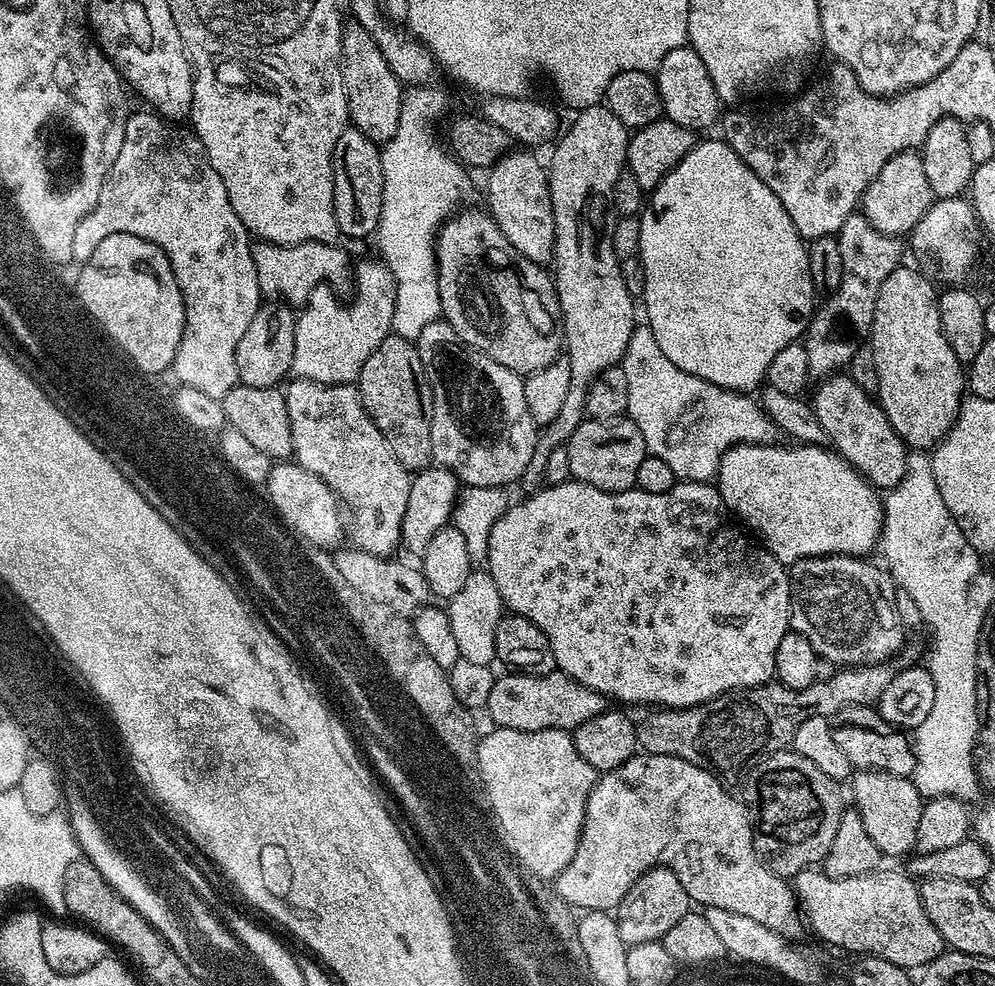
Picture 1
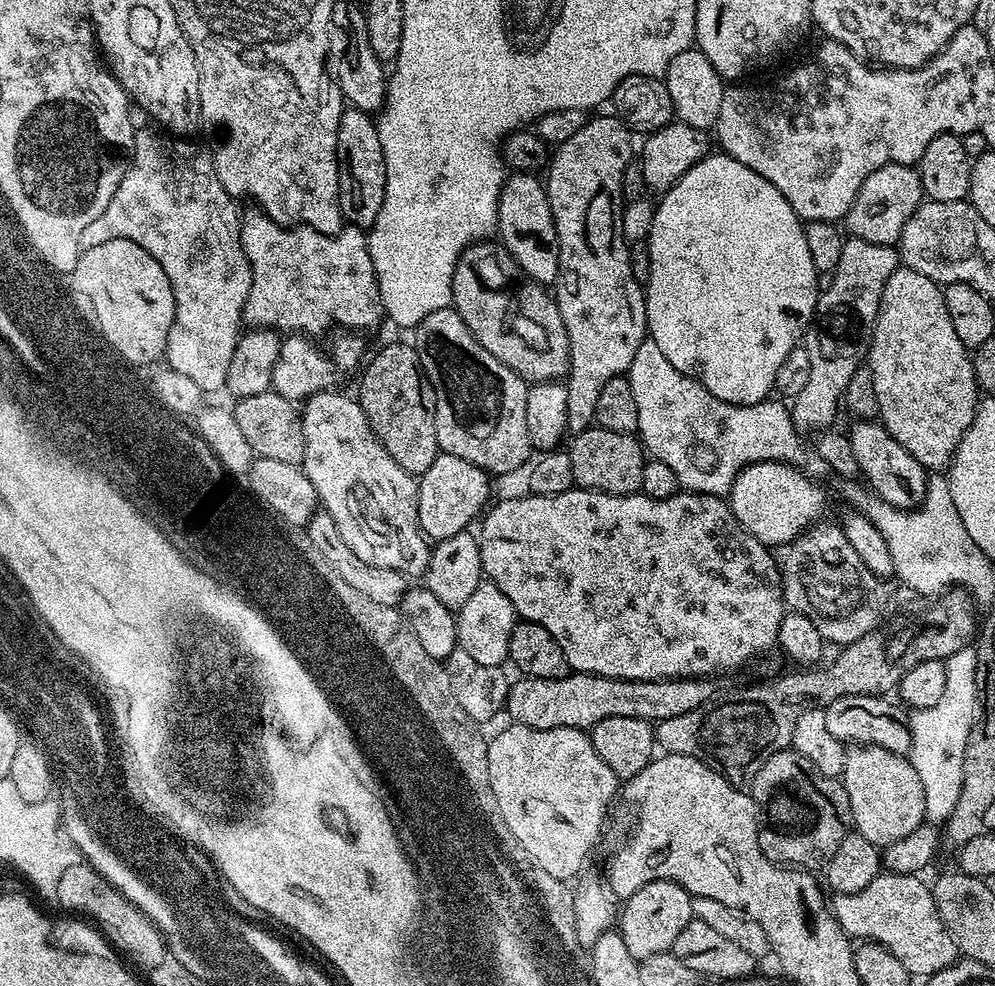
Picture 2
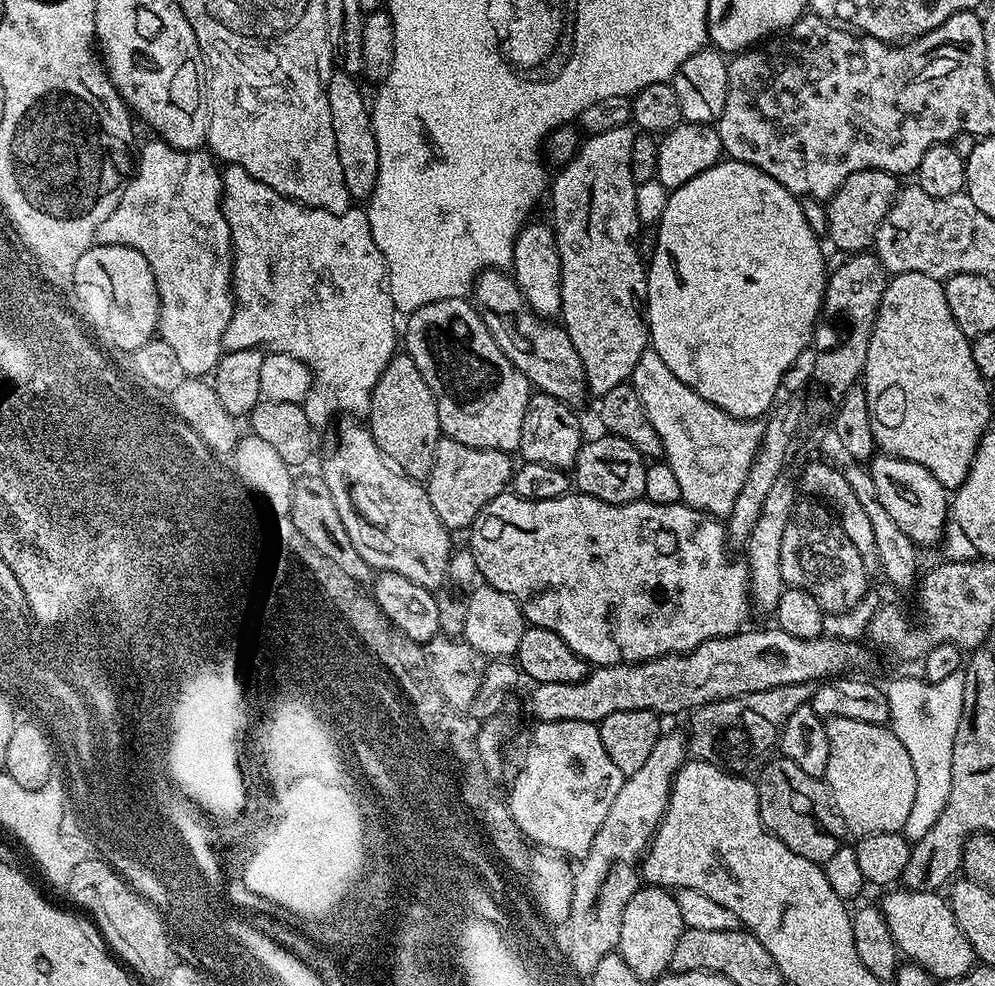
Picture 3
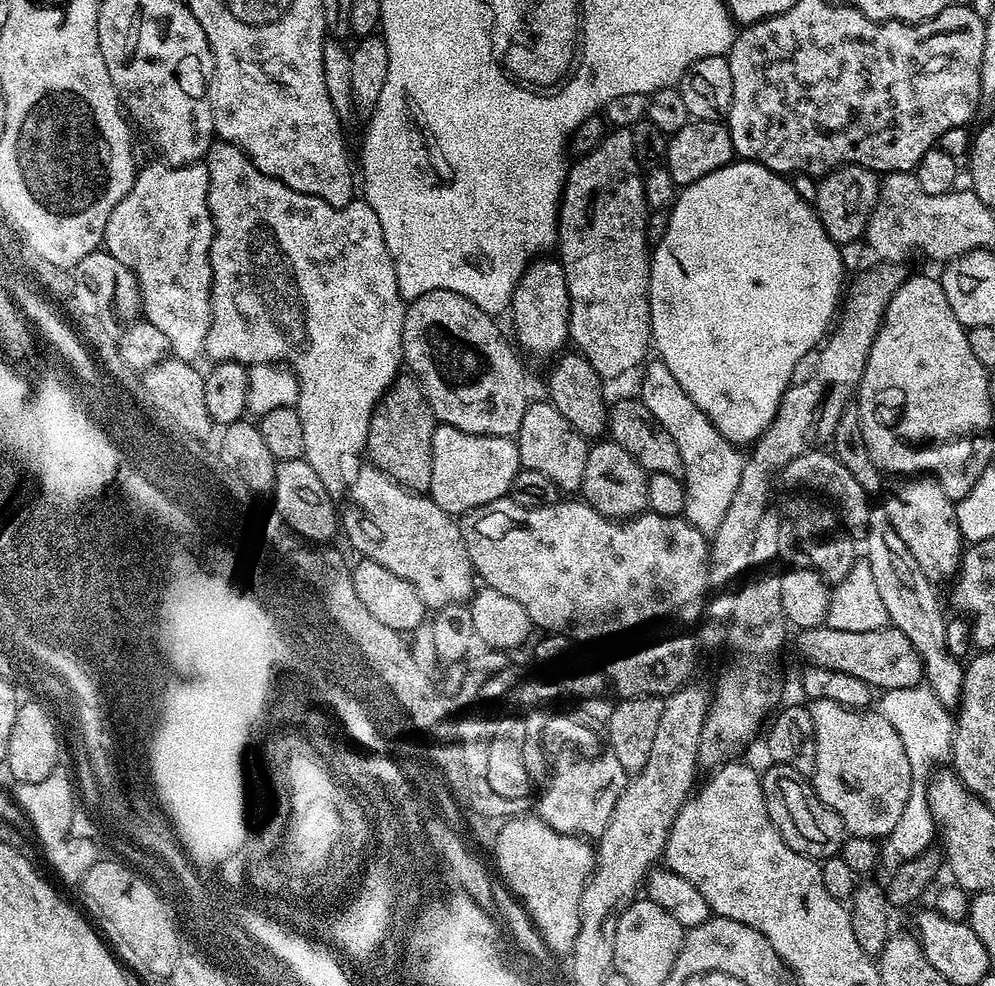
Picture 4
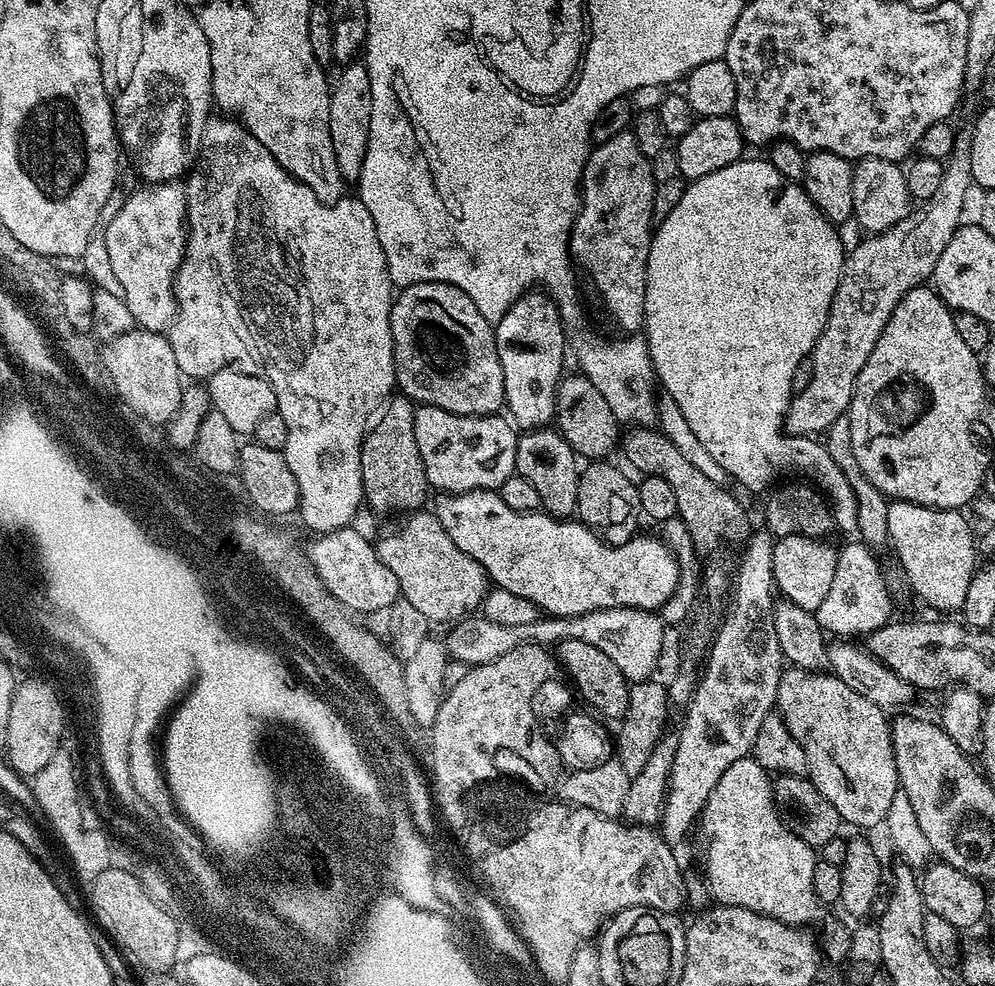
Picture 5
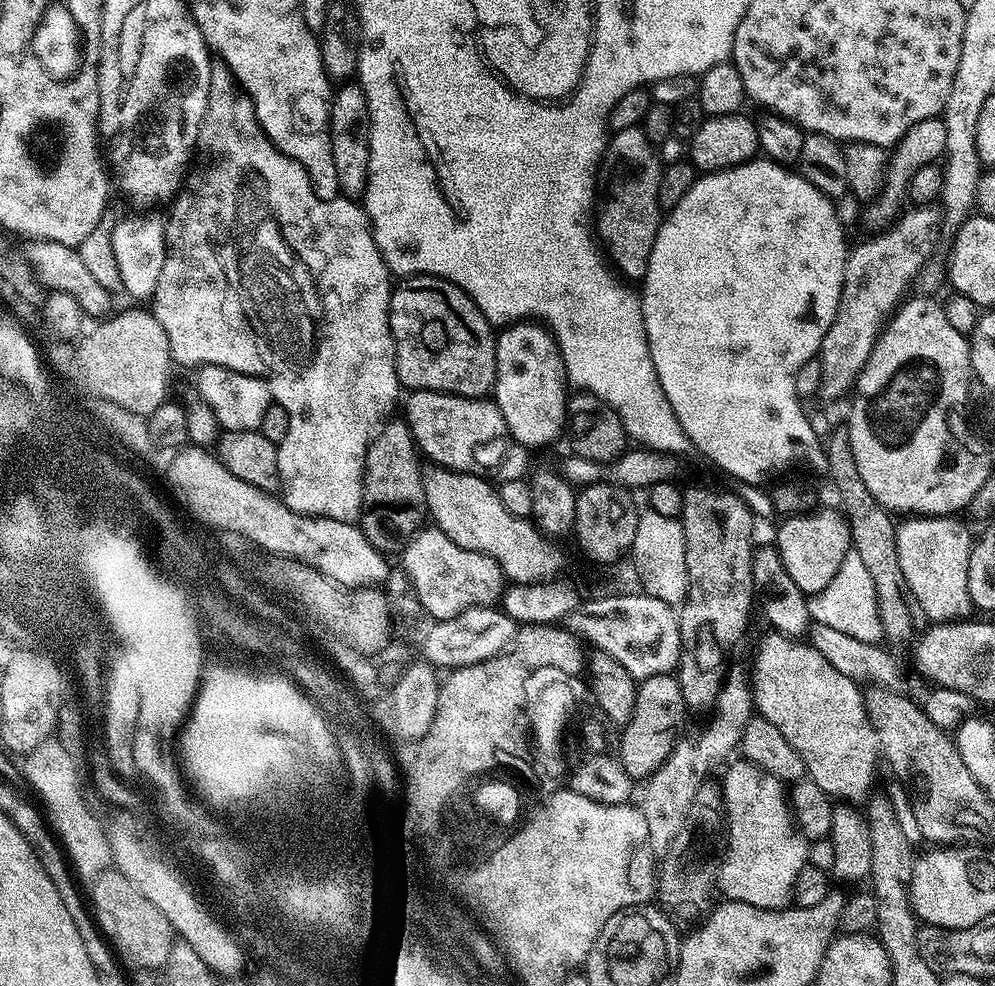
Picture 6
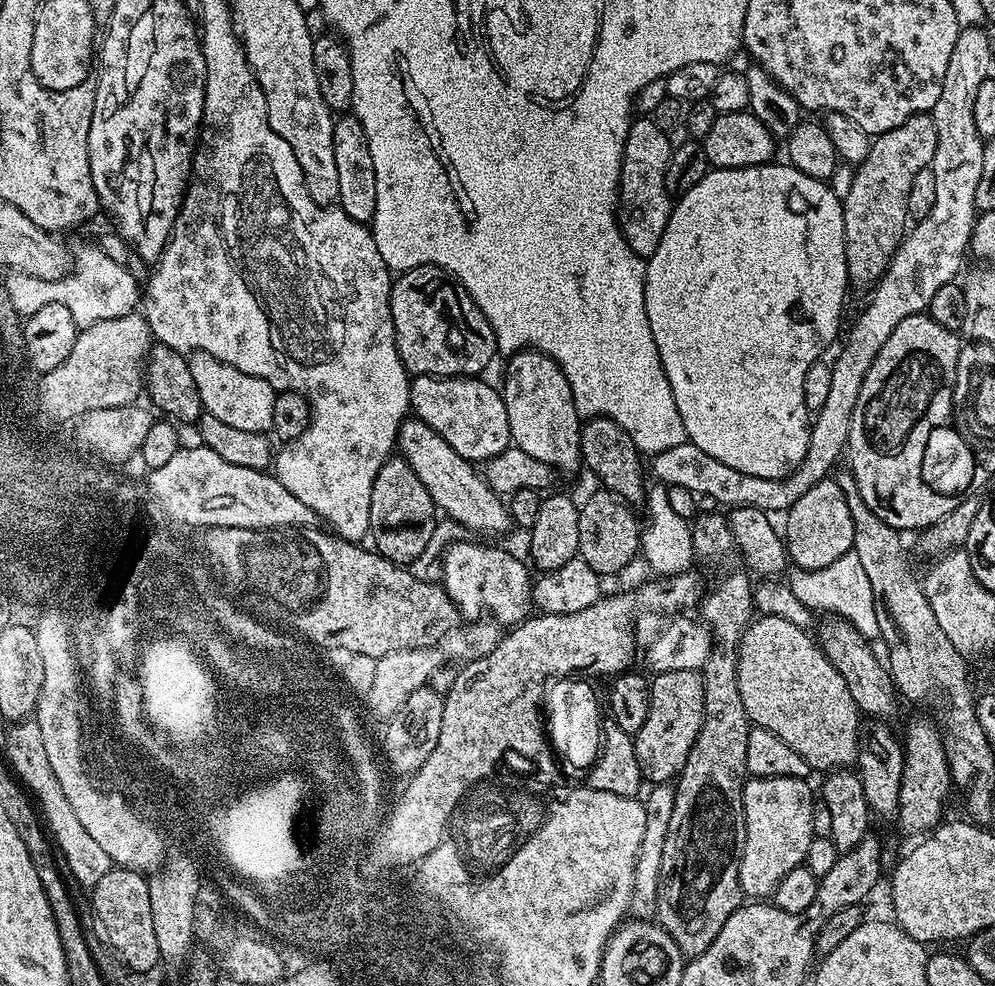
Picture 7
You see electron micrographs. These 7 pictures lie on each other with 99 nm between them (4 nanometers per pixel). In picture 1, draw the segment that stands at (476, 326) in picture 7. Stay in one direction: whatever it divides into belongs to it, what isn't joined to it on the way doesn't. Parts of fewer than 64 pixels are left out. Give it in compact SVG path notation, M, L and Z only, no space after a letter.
M443 318L432 320L414 343L418 358L422 358L428 389L432 391L432 460L439 467L451 470L457 481L469 488L515 485L526 470L527 459L516 460L512 448L534 432L523 379L483 352L463 344Z

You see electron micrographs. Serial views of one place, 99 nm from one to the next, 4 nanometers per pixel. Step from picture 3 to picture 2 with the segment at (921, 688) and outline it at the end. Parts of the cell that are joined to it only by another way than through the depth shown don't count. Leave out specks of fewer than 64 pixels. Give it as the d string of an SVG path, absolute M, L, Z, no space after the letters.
M965 646L946 660L946 690L942 698L929 708L917 708L907 721L912 735L910 759L918 778L922 778L922 794L926 794L924 819L936 826L947 821L960 796L960 778L964 771L964 755L968 735L976 725L978 693L976 691L976 650Z

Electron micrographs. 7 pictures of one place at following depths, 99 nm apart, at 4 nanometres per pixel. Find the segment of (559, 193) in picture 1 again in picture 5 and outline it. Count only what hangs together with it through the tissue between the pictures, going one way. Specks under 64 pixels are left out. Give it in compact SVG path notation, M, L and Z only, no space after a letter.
M629 130L614 134L606 142L596 144L588 156L584 167L584 178L580 194L580 213L572 224L572 238L569 244L575 267L588 275L590 283L596 287L600 300L612 320L621 328L621 333L636 334L644 327L644 303L646 302L646 266L652 245L654 221L654 190L658 181L652 173L649 156L642 154L638 138Z

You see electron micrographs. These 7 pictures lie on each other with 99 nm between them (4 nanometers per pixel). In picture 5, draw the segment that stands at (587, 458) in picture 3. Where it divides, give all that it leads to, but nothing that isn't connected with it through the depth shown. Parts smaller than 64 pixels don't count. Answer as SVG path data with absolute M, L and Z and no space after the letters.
M592 462L580 474L578 482L578 502L575 515L581 524L585 524L591 532L602 537L608 544L624 544L637 535L636 528L642 521L640 503L638 502L637 481L631 480L626 473L612 462Z

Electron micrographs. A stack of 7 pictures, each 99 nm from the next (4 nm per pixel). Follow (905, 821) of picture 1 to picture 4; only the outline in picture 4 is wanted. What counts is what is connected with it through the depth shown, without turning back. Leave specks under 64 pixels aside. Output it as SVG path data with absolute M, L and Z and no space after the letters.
M812 700L809 705L806 711L812 719L816 743L816 761L810 777L813 790L823 804L842 818L845 833L891 837L914 783L910 758L906 758L898 730L876 710L847 708L829 700Z

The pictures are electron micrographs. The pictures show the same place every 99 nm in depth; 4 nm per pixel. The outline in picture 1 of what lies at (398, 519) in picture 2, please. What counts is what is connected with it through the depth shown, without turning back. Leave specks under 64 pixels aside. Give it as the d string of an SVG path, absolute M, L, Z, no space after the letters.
M293 379L292 385L286 388L286 410L290 414L290 430L294 438L295 463L300 464L306 471L321 480L341 505L348 507L346 520L352 525L348 532L352 535L351 542L357 549L370 555L388 558L393 555L395 548L401 547L400 530L402 518L406 514L406 501L410 498L412 476L409 469L404 468L394 458L386 438L374 426L374 422L364 409L359 391L347 384L319 384L309 380Z

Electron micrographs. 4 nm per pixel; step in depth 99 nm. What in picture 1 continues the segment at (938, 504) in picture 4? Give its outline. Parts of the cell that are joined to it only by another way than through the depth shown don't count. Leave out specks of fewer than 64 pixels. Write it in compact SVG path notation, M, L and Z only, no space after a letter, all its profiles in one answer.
M837 374L819 381L816 397L810 400L812 412L822 422L822 430L826 430L831 447L839 452L873 488L887 490L896 488L906 474L906 458L908 448L904 440L897 434L879 403L858 382L852 380L851 375Z

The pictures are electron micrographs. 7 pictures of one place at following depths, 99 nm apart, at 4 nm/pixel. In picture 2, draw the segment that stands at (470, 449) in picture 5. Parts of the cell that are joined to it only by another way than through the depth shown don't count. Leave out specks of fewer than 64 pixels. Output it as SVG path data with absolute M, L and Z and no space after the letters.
M436 455L434 462L430 462L430 470L418 477L416 485L416 521L420 523L420 530L425 537L435 542L465 531L468 523L472 519L475 521L489 503L488 480L489 473L462 458Z

